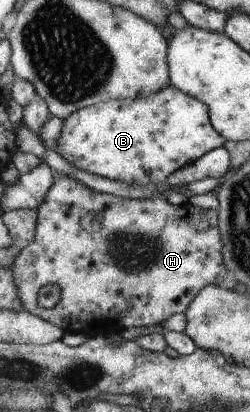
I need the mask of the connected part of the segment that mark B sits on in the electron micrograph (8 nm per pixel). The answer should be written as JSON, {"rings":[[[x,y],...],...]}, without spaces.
{"rings":[[[173,85],[136,99],[111,99],[100,105],[83,107],[62,120],[64,127],[57,141],[58,154],[77,169],[135,187],[164,184],[173,173],[225,144],[223,136],[212,127],[207,104]]]}

